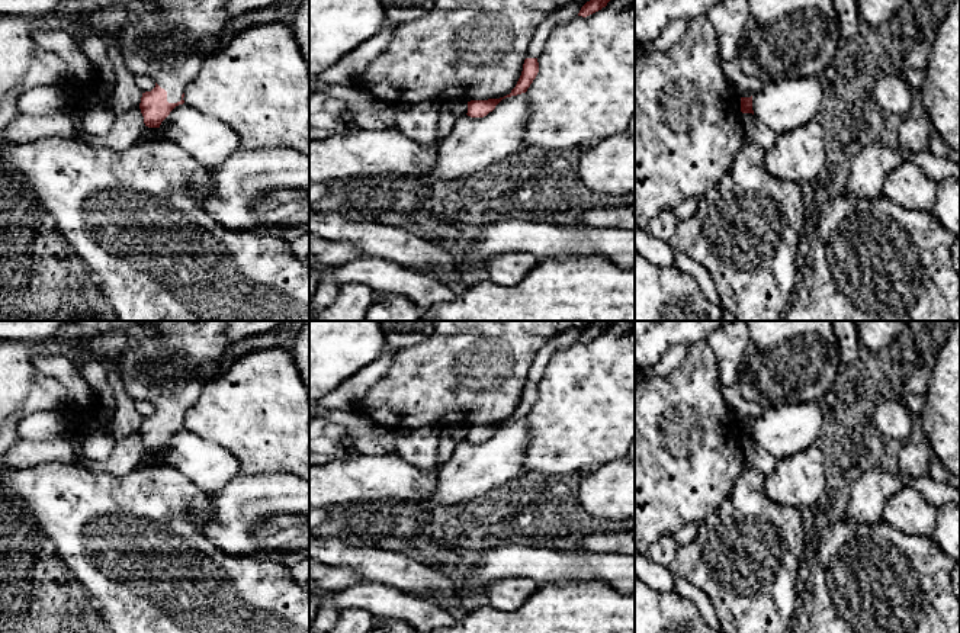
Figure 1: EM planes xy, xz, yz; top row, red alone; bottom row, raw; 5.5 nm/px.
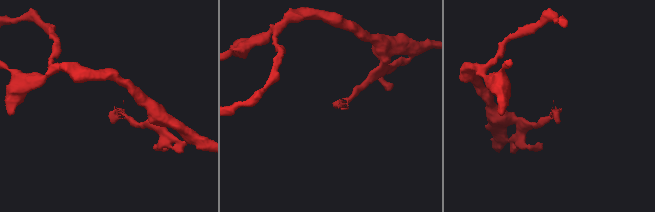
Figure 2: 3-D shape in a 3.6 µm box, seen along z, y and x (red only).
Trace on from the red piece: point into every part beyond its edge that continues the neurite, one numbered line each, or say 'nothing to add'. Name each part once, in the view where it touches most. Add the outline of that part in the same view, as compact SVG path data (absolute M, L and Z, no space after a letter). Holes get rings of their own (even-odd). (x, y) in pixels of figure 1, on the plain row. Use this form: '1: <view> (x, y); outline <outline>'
nothing to add

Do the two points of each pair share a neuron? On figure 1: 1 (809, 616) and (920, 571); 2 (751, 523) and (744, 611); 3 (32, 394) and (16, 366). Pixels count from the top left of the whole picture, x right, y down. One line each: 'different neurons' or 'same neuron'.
1: same neuron
2: same neuron
3: same neuron

